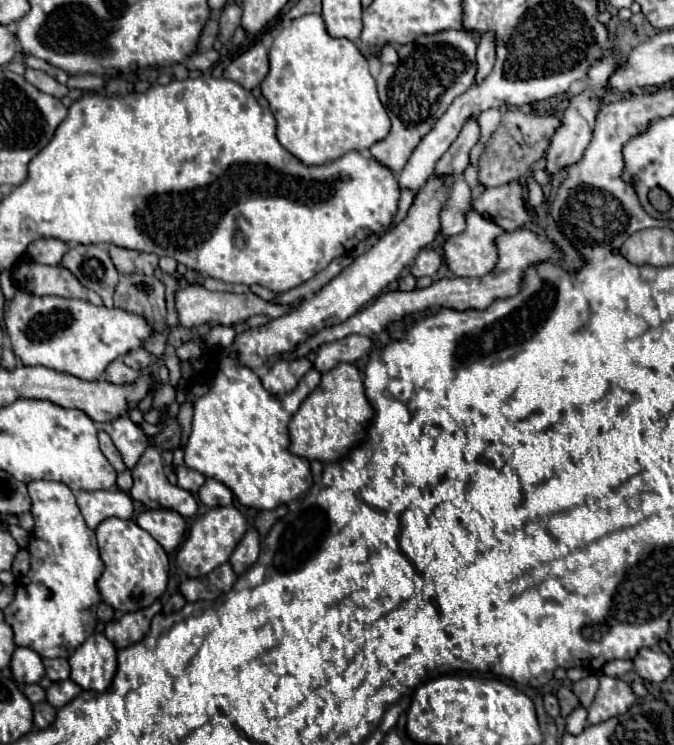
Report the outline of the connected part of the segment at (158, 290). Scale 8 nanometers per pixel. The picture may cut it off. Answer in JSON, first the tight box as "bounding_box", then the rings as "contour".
{"bounding_box":[114,274,166,332],"contour":[[[122,274],[114,290],[114,306],[142,314],[152,324],[154,332],[160,332],[166,320],[164,292],[164,282],[154,274]]]}

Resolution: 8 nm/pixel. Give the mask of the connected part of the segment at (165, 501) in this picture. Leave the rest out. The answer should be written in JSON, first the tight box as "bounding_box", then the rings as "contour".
{"bounding_box":[130,446,198,518],"contour":[[[148,446],[136,468],[132,470],[134,486],[130,496],[144,502],[148,508],[168,508],[184,518],[194,516],[198,510],[196,498],[174,484],[168,482],[162,456],[154,446]]]}

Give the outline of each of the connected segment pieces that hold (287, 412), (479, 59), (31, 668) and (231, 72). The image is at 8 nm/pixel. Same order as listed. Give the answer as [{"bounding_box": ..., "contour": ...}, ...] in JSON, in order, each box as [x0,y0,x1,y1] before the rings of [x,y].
[{"bounding_box":[184,348,320,510],"contour":[[[222,348],[218,372],[212,388],[196,400],[192,432],[184,448],[184,464],[226,484],[240,504],[272,510],[286,504],[298,494],[306,492],[312,484],[310,462],[290,454],[288,450],[288,424],[302,400],[320,384],[320,372],[310,368],[300,380],[296,392],[272,396],[260,378],[244,364],[230,348]]]},{"bounding_box":[476,34,496,84],"contour":[[[484,34],[480,38],[480,44],[478,44],[478,52],[476,52],[476,66],[478,66],[478,72],[476,72],[476,84],[480,84],[492,70],[494,66],[494,58],[496,58],[496,52],[494,52],[494,38],[492,34]]]},{"bounding_box":[12,646,44,684],"contour":[[[18,646],[12,654],[12,674],[18,682],[22,684],[32,684],[38,682],[44,676],[44,664],[42,658],[32,650],[32,648],[24,648]]]},{"bounding_box":[224,44,268,88],"contour":[[[254,44],[250,50],[240,54],[224,70],[224,78],[238,82],[242,88],[256,88],[268,74],[268,50],[262,44]]]}]

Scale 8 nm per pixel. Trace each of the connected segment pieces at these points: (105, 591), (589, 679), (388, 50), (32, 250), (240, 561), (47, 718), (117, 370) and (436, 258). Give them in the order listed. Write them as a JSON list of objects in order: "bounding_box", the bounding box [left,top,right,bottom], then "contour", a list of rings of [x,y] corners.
[{"bounding_box":[96,518,168,612],"contour":[[[108,518],[96,528],[104,574],[98,580],[102,600],[120,612],[138,612],[162,598],[168,584],[168,556],[164,548],[134,520]]]},{"bounding_box":[572,674,598,708],"contour":[[[590,674],[590,676],[586,676],[586,678],[578,680],[578,682],[574,682],[572,690],[576,692],[580,704],[582,704],[584,708],[588,708],[588,706],[592,704],[592,700],[594,700],[596,692],[598,692],[598,678],[596,678],[594,674]]]},{"bounding_box":[378,44,398,64],"contour":[[[384,44],[378,52],[378,58],[380,62],[388,62],[388,64],[396,64],[398,62],[398,54],[396,54],[396,48],[392,44]]]},{"bounding_box":[26,238,68,264],"contour":[[[40,238],[38,242],[32,242],[26,250],[26,258],[36,260],[40,264],[60,264],[64,254],[68,252],[68,244],[58,238]]]},{"bounding_box":[230,528,260,574],"contour":[[[250,528],[244,534],[244,540],[240,540],[240,544],[236,546],[236,552],[232,552],[230,556],[234,572],[244,574],[258,560],[258,554],[260,554],[260,534],[256,528]]]},{"bounding_box":[34,702,56,728],"contour":[[[40,702],[34,706],[34,726],[36,728],[50,726],[54,718],[56,718],[56,708],[52,708],[48,702]]]},{"bounding_box":[106,360,138,384],"contour":[[[114,360],[108,368],[106,368],[106,380],[114,382],[114,384],[124,384],[124,382],[132,382],[136,380],[138,372],[132,370],[130,366],[126,366],[122,360]]]},{"bounding_box":[412,248,442,278],"contour":[[[424,248],[416,256],[416,260],[412,264],[412,274],[416,278],[420,278],[420,276],[434,276],[438,272],[440,264],[442,264],[442,256],[436,250],[432,250],[432,248]]]}]

